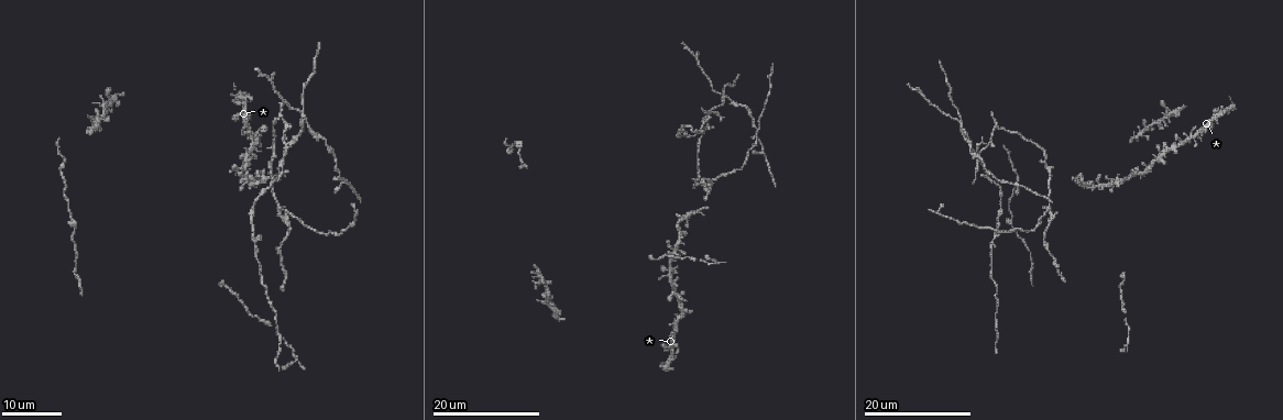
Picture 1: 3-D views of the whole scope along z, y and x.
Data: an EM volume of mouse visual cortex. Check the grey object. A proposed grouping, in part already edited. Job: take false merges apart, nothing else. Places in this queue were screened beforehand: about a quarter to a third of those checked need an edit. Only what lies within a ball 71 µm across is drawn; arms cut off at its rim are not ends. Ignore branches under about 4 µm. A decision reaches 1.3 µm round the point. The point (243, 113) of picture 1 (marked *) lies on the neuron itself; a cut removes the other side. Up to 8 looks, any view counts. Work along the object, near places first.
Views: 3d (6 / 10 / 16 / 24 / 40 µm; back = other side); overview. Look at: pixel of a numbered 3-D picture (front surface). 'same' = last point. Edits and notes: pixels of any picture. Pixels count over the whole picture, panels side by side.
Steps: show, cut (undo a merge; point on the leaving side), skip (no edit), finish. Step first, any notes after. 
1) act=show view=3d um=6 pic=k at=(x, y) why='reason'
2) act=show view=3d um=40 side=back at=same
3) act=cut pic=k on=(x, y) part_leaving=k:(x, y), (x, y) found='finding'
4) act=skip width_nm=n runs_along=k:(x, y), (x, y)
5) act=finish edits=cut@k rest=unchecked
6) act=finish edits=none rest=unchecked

act=show view=3d um=24 pic=1 at=(1182, 144) why='four-way junction'

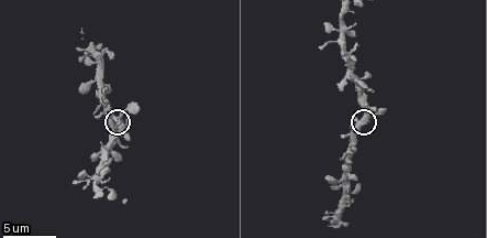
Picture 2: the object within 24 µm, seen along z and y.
act=show view=3d um=6 pic=2 at=(366, 119)

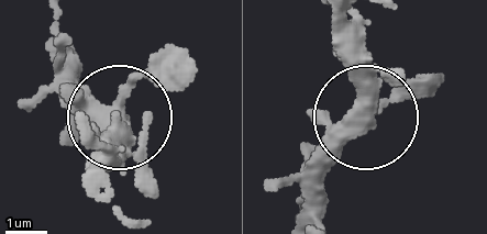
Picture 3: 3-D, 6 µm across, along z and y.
act=skip found='all the same neuron'

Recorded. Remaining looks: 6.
act=show view=3d um=16 pic=1 at=(959, 124)

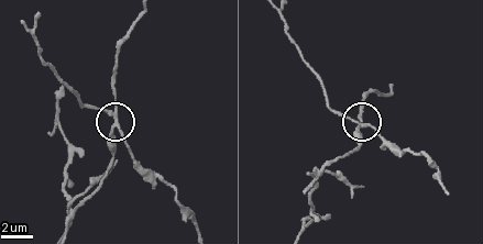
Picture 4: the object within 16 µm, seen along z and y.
act=show view=3d um=6 pic=4 at=(118, 124)

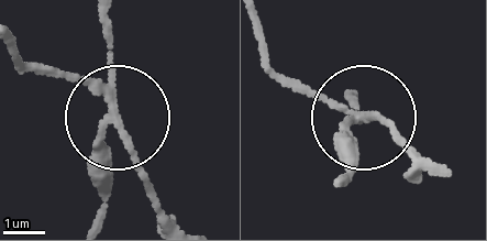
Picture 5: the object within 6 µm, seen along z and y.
act=cut pic=5 on=(136, 163) width_nm=180 part_leaving=5:(112, 106), (141, 176), (176, 218) found='two neurons meet here'

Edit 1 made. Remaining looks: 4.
act=show view=overview

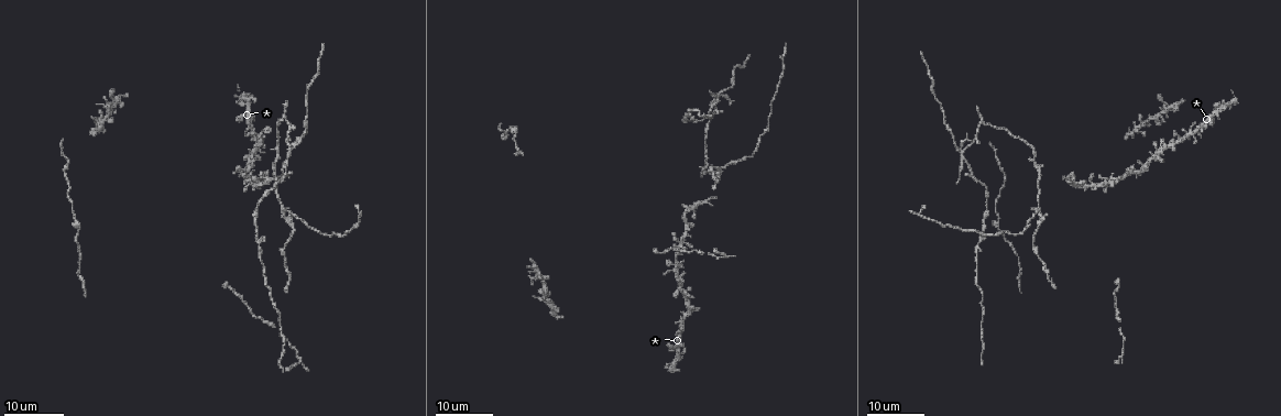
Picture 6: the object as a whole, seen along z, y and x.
act=show view=3d um=24 pic=6 at=(288, 149) why='looks like a crossing'

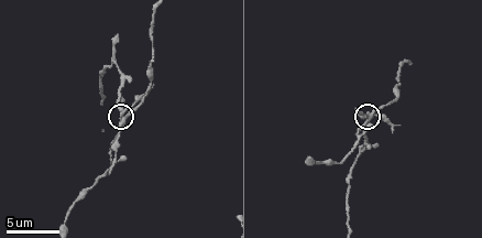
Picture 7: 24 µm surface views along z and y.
act=show view=3d um=6 pic=7 at=(372, 117)

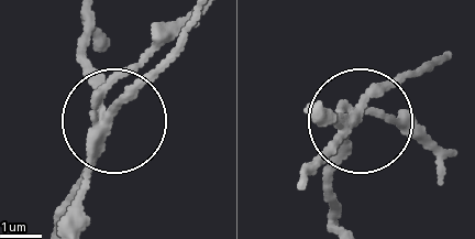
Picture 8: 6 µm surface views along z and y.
act=cut pic=8 on=(89, 82) width_nm=260 part_leaving=8:(97, 138), (86, 15) found='a second neuron is stuck on'

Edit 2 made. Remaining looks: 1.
act=show view=3d um=10 pic=7 at=(96, 180)

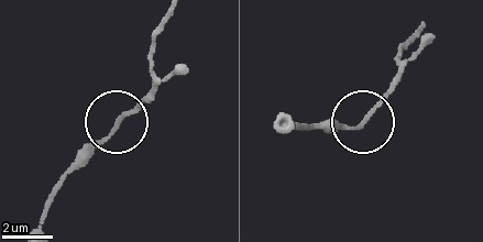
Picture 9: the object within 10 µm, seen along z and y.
act=skip width_nm=160 found='all the same neuron'

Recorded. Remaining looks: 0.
act=finish edits=cut@5,cut@8 rest=unchecked

